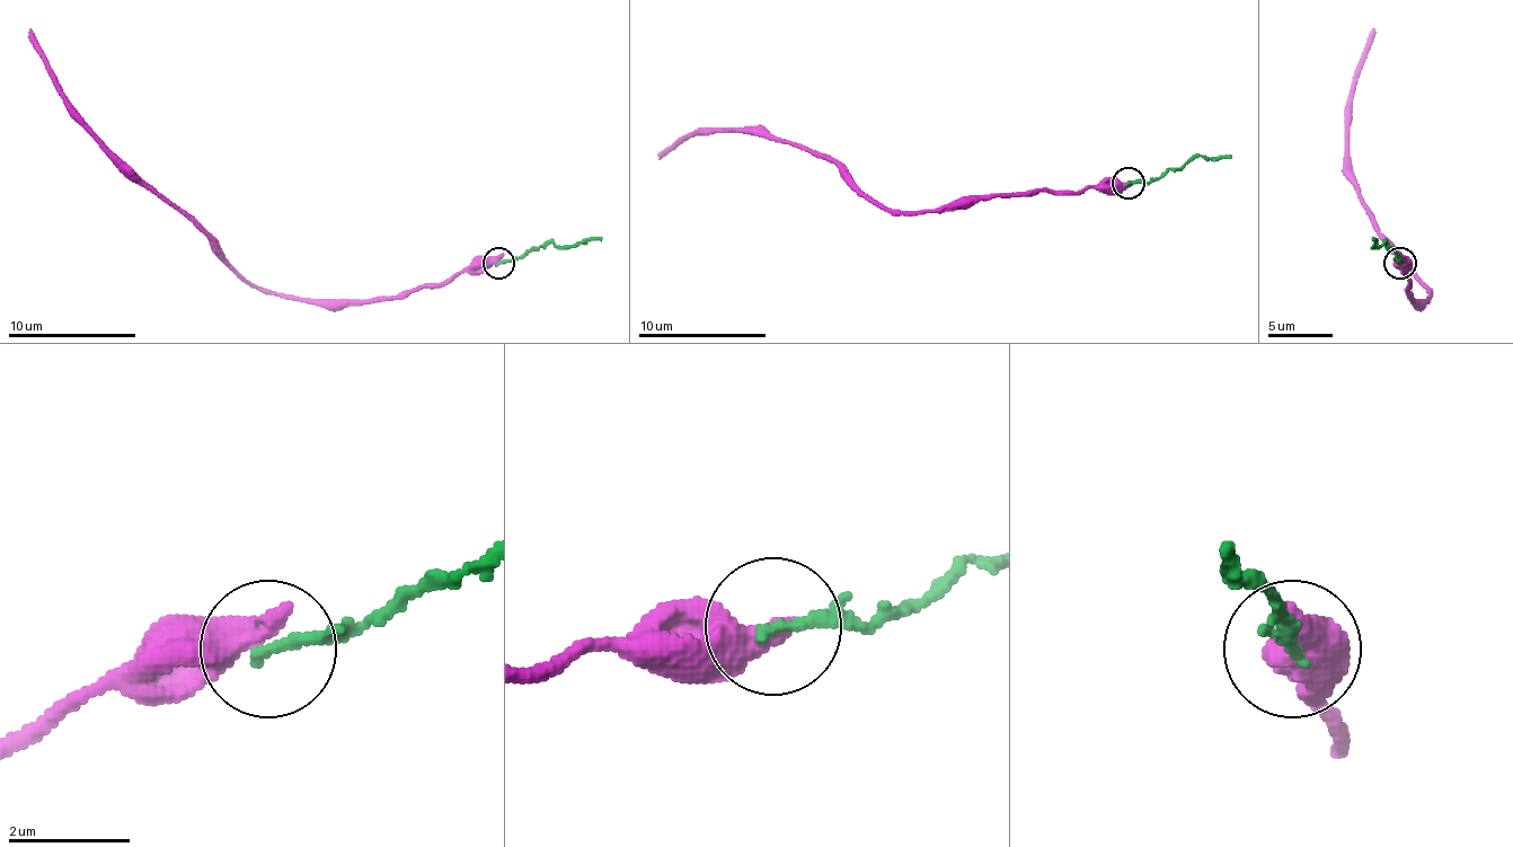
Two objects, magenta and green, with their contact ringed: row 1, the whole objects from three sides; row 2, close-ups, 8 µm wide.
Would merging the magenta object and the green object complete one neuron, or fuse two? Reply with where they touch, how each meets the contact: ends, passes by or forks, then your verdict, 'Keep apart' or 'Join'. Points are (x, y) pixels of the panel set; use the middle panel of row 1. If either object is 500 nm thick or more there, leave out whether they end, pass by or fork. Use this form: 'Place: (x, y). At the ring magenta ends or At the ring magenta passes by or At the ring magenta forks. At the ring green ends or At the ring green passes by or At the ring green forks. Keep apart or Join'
Place: (1127, 183). Keep apart

